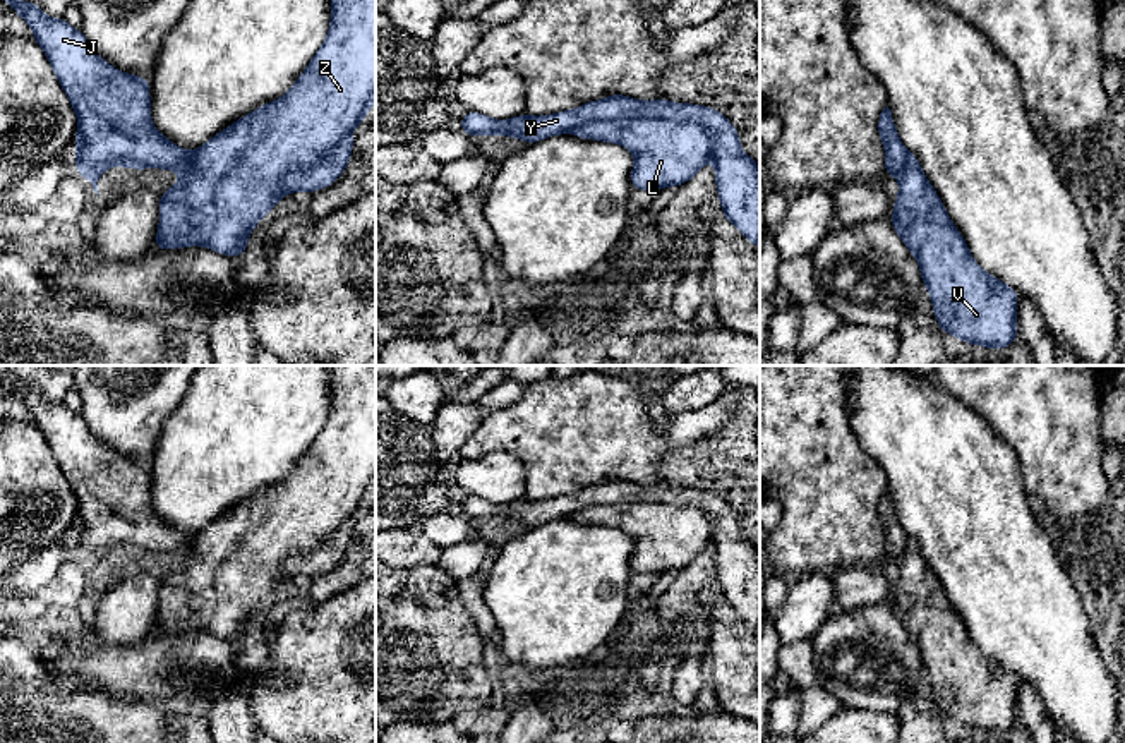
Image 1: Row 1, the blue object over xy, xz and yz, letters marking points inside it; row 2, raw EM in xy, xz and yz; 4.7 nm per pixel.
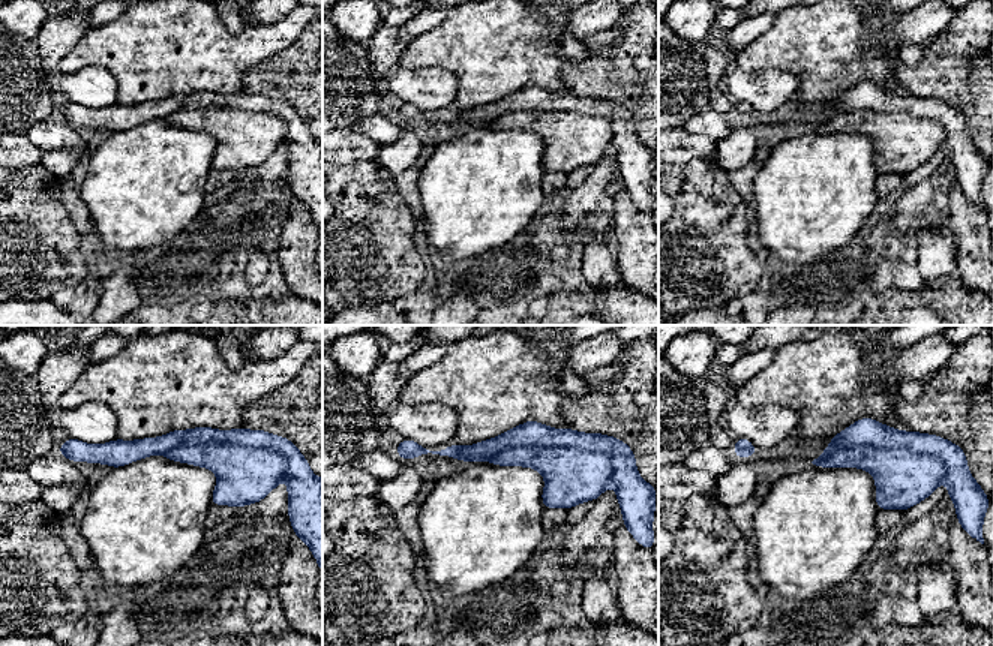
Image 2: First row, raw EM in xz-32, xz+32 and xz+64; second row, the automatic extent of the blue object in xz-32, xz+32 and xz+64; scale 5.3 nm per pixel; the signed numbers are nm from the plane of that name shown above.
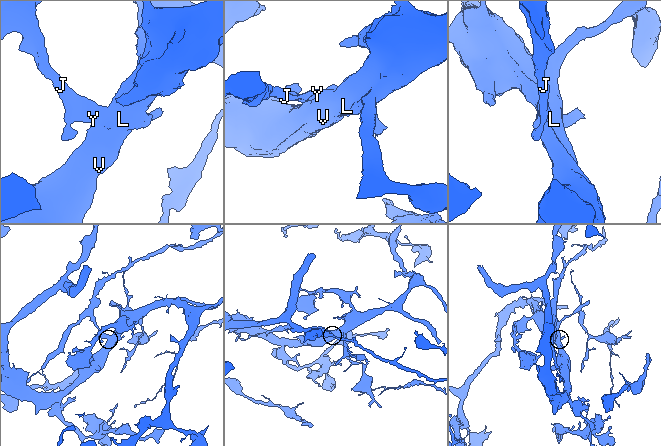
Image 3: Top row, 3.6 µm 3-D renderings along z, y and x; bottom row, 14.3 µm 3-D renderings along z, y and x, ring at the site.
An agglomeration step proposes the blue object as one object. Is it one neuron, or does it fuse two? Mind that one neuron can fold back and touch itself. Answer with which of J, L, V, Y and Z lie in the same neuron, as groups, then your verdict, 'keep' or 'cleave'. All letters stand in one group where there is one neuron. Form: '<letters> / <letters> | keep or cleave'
J Y / L V Z | cleave

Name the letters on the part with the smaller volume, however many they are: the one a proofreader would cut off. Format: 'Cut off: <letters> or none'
Cut off: J, Y

